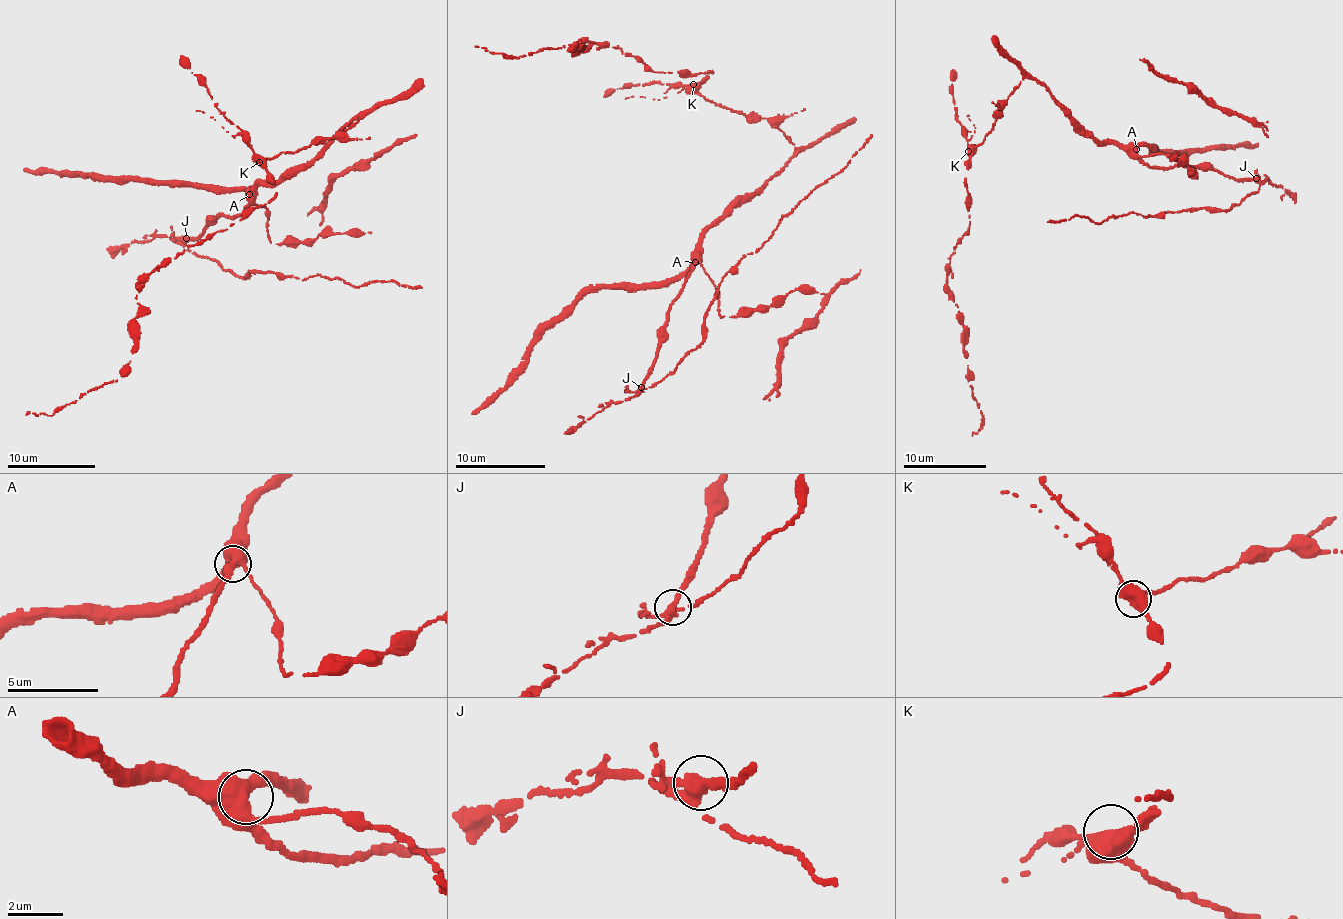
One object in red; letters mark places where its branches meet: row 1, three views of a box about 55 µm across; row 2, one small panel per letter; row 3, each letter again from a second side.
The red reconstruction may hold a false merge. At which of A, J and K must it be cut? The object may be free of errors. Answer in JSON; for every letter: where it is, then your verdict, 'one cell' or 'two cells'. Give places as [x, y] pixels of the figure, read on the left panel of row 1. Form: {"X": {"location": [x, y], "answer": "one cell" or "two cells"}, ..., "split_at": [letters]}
{"A": {"location": [249, 194], "answer": "one cell"}, "J": {"location": [186, 238], "answer": "two cells"}, "K": {"location": [259, 162], "answer": "one cell"}, "split_at": ["J"]}

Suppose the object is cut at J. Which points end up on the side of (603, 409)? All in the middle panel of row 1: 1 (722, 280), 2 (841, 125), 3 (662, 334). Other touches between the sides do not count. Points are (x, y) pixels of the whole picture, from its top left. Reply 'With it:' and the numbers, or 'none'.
With it: 1

